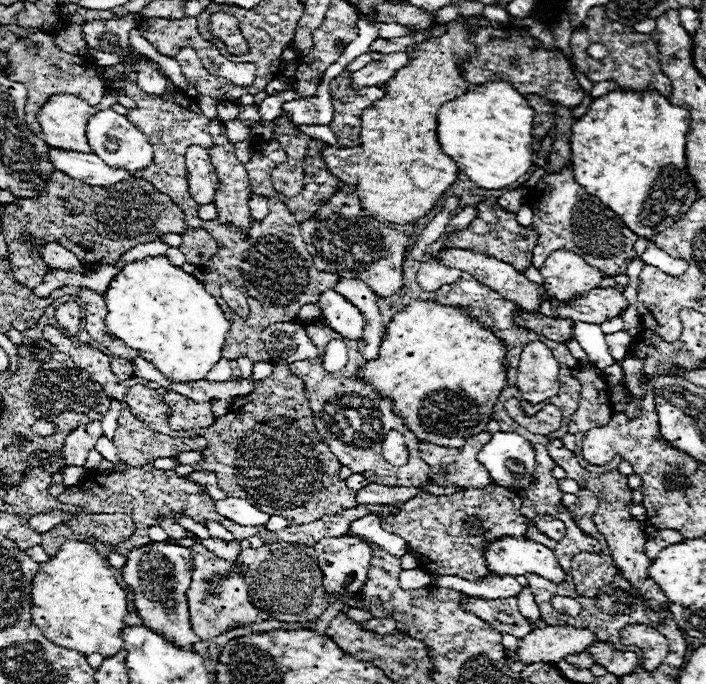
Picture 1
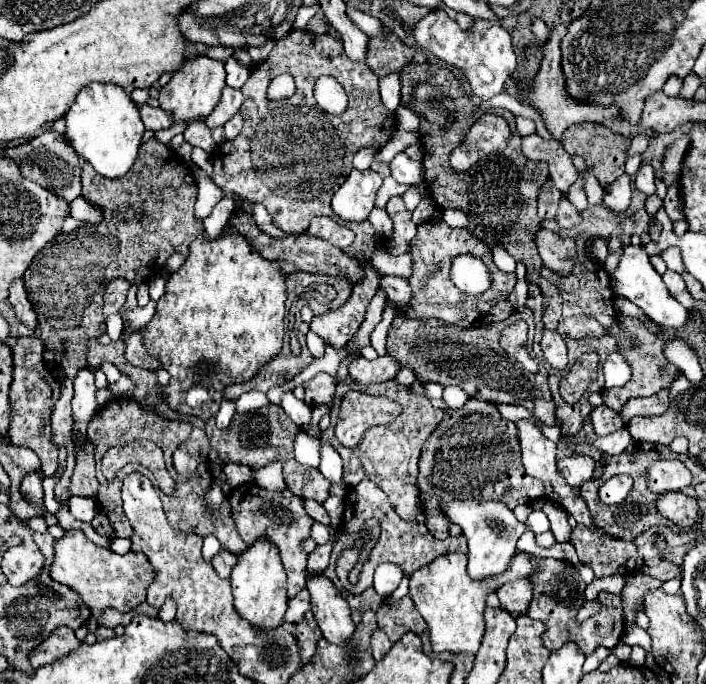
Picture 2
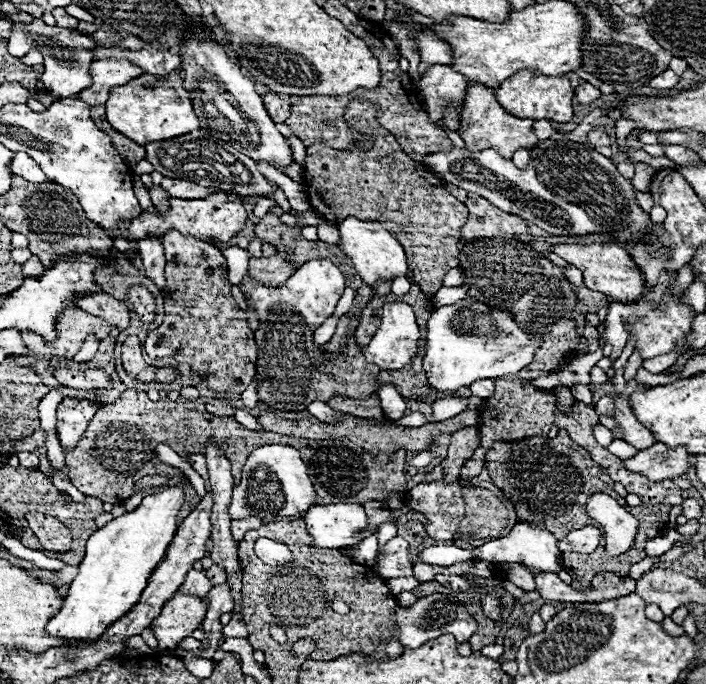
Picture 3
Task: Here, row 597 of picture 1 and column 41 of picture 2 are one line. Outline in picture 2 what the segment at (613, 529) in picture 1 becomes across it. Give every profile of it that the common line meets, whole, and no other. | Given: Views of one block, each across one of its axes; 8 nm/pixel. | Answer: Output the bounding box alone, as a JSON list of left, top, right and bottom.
[30,626,80,668]

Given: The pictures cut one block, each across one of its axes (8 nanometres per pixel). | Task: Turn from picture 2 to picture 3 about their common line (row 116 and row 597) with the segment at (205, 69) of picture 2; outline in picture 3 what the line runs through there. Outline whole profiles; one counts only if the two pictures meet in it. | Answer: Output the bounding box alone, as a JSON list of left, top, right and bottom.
[150,592,206,654]

